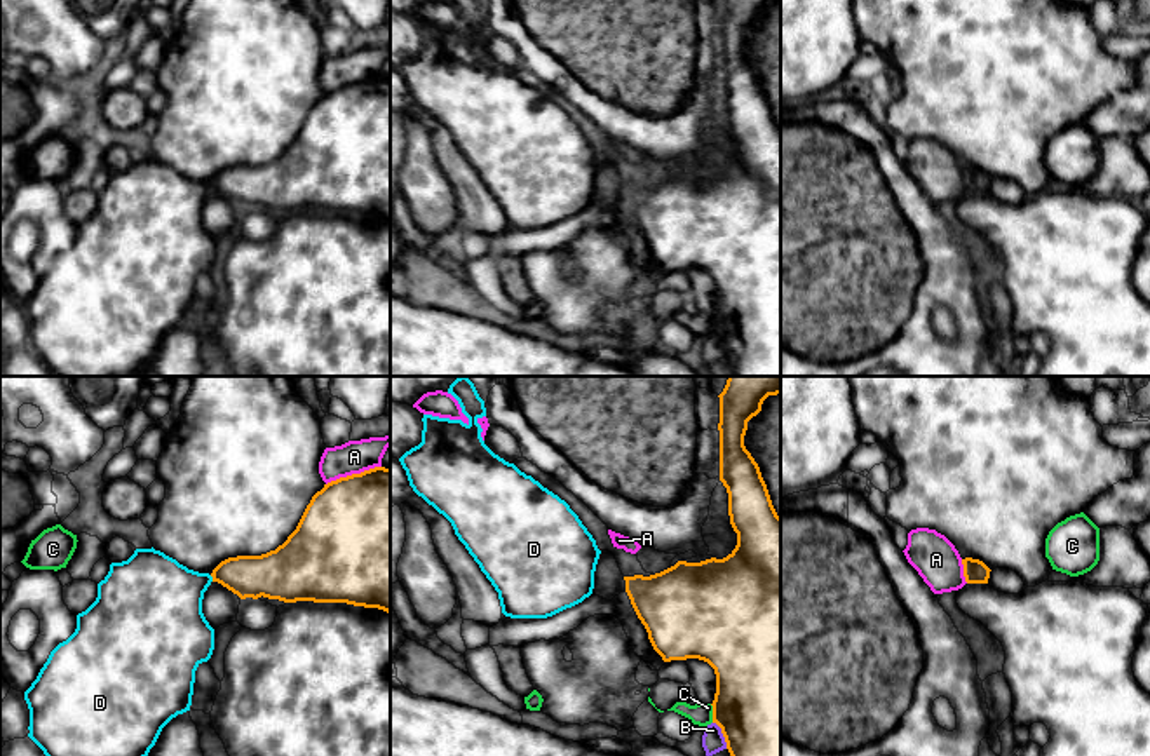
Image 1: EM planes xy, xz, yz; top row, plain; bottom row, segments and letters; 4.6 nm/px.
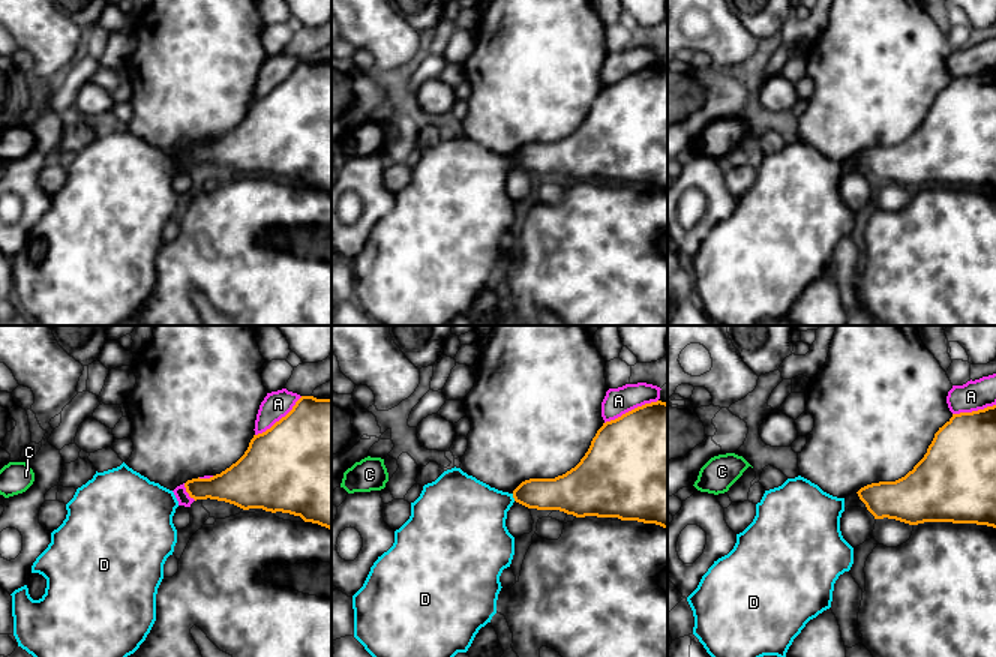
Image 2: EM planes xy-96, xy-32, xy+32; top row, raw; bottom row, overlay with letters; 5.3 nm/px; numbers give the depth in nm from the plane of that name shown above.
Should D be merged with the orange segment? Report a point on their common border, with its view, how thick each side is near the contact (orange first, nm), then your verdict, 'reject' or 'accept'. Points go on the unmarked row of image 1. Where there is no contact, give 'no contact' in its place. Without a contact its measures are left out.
xy (213, 188) | 200/360 nm | reject

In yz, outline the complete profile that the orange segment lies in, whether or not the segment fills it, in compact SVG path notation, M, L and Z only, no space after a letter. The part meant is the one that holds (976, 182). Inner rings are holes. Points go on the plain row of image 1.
M965 167L962 169L962 174L964 174L964 186L967 193L988 193L991 179L983 171Z

